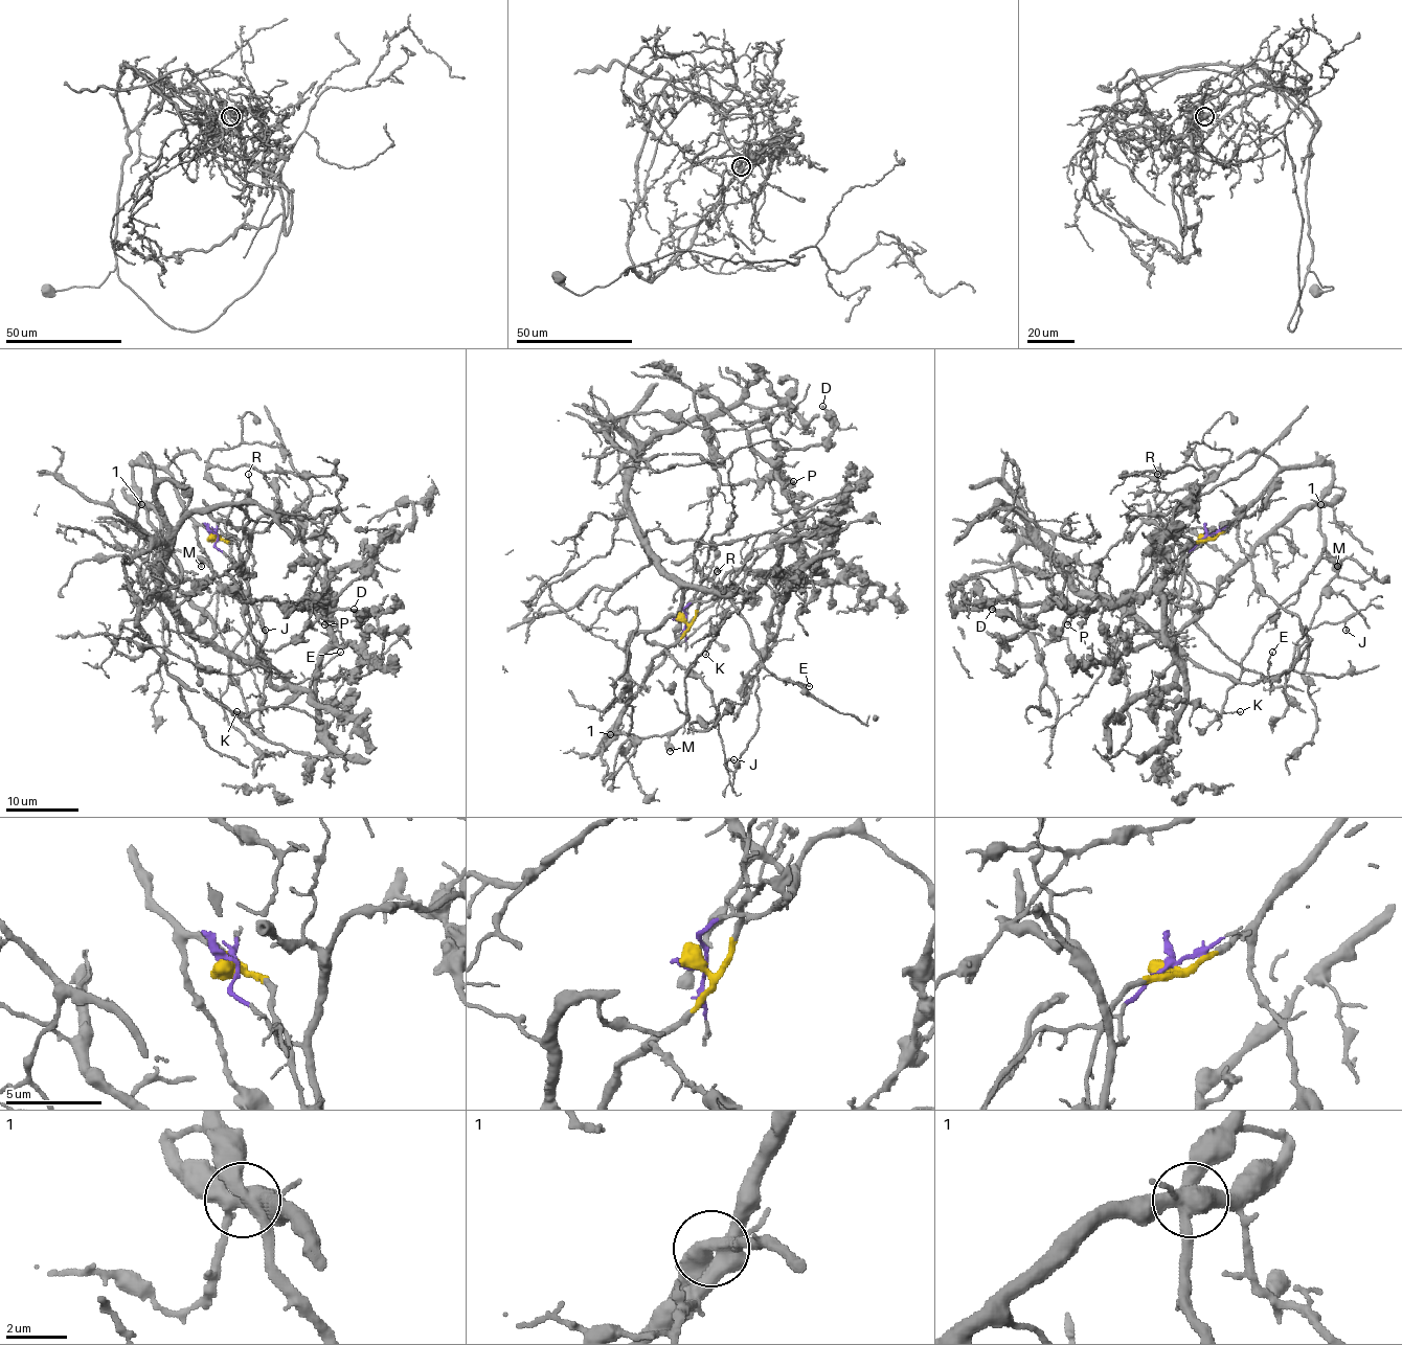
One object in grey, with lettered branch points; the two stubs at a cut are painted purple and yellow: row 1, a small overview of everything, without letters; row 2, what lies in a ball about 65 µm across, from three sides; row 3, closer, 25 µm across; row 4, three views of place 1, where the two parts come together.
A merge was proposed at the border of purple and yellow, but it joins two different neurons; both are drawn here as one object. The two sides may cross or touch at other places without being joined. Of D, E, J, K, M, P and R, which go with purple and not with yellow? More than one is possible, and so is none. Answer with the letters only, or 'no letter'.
D, P, R

